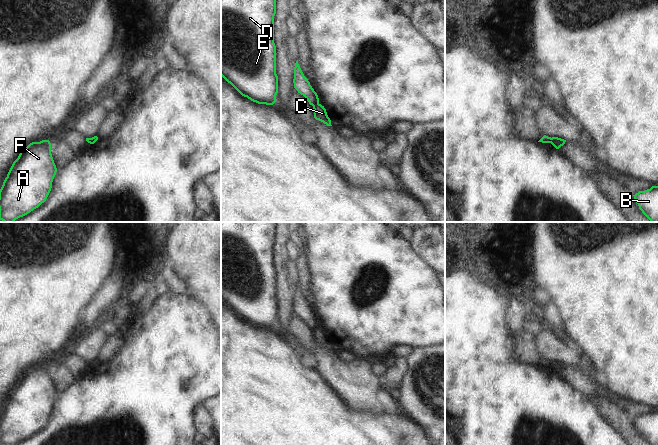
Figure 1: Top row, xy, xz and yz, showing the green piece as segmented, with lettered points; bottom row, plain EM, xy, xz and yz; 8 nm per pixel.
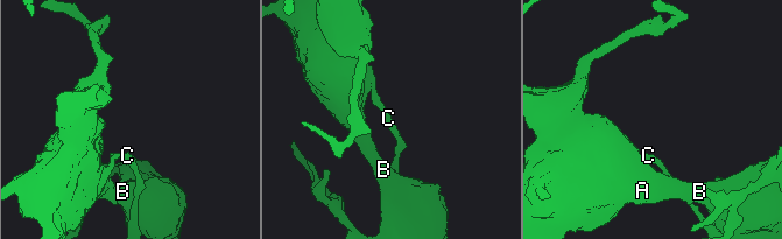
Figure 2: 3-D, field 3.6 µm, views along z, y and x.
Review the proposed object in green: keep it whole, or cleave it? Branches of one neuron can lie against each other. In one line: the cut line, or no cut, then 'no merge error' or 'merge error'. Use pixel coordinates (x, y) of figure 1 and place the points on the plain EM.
cut xz (318, 327), (312, 329); merge error

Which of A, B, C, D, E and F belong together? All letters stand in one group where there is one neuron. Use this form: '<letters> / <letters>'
A B D E F / C

